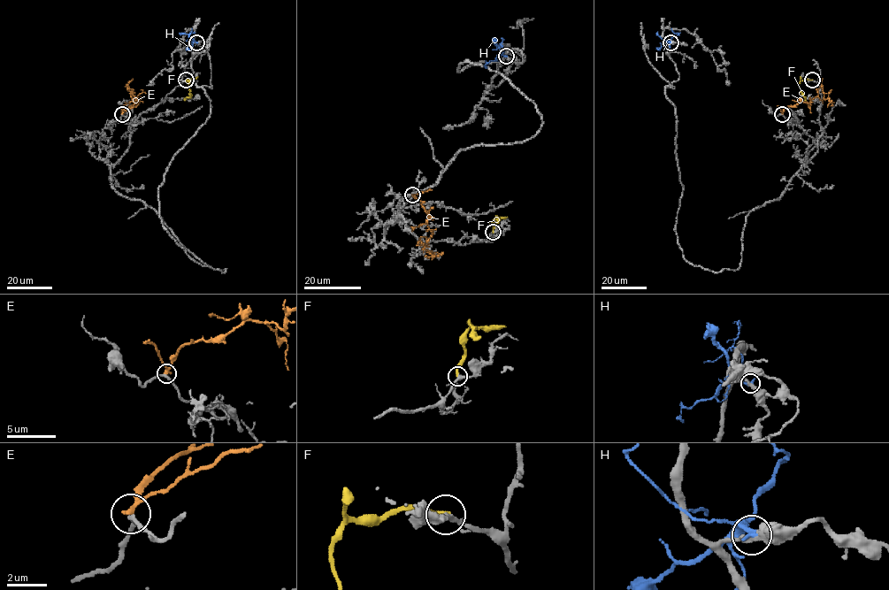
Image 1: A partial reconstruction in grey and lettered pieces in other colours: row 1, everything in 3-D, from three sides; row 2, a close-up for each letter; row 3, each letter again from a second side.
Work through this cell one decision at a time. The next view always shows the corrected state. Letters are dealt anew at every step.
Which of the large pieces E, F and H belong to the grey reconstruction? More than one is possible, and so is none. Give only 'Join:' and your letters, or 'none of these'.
Join: none of these

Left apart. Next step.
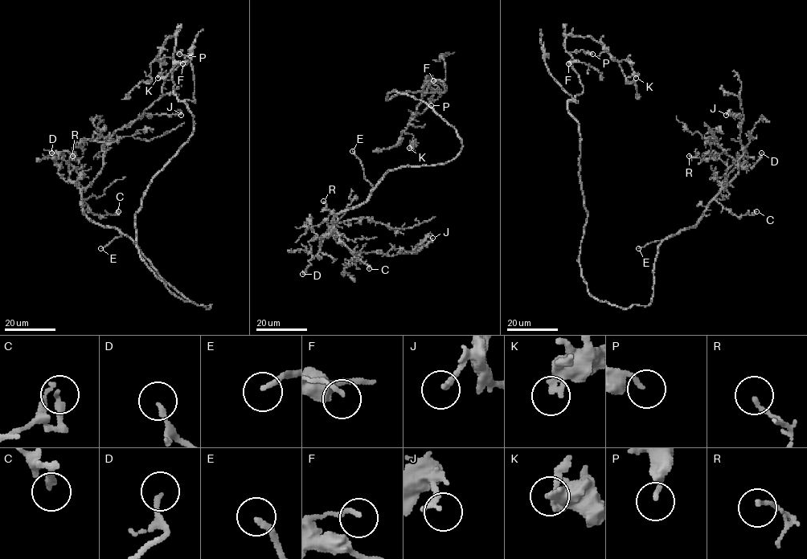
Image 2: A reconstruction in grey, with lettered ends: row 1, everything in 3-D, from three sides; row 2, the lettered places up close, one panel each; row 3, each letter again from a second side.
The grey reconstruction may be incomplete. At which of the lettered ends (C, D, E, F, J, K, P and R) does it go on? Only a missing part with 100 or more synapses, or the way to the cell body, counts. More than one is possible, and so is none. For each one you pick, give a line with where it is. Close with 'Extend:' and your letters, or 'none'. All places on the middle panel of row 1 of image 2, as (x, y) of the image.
E: Place: (352, 151)
Extend: E

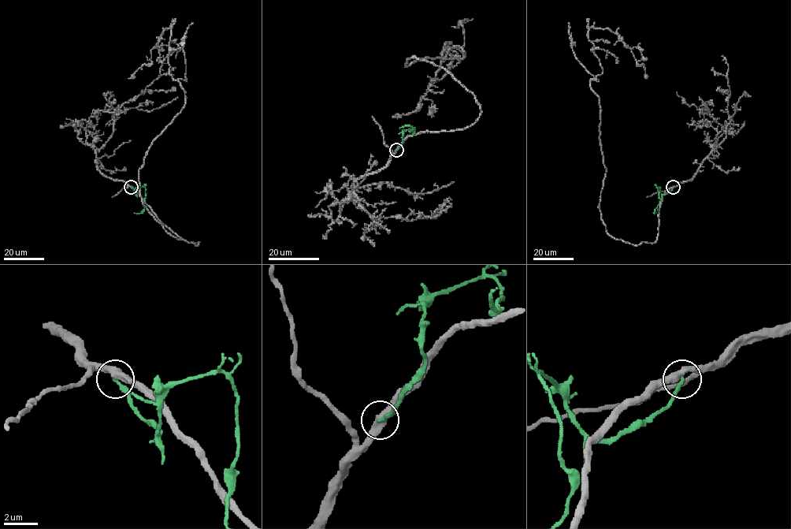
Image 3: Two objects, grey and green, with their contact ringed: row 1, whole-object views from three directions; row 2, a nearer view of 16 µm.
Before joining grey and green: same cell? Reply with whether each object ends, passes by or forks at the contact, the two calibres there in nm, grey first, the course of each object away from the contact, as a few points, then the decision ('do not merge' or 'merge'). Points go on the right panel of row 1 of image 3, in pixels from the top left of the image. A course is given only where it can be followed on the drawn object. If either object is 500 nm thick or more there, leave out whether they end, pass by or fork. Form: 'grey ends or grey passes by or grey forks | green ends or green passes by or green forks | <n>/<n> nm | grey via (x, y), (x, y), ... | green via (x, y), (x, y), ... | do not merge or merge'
grey passes by | green ends | 420/220 nm | grey via (673, 187), (654, 242), (607, 231), (590, 87), (602, 72), (588, 29), (617, 34), (647, 79) | green via (674, 187), (662, 194), (656, 187), (660, 201), (654, 214), (656, 213) | do not merge

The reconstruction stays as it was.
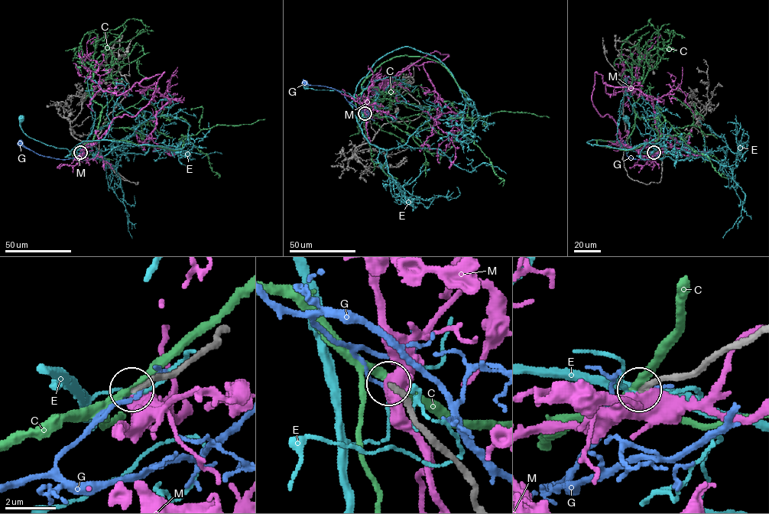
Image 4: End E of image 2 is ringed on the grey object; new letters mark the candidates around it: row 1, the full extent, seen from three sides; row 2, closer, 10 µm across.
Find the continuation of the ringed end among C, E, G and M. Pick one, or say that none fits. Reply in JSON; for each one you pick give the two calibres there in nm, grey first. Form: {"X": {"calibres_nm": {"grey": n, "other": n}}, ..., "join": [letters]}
{"join": []}

